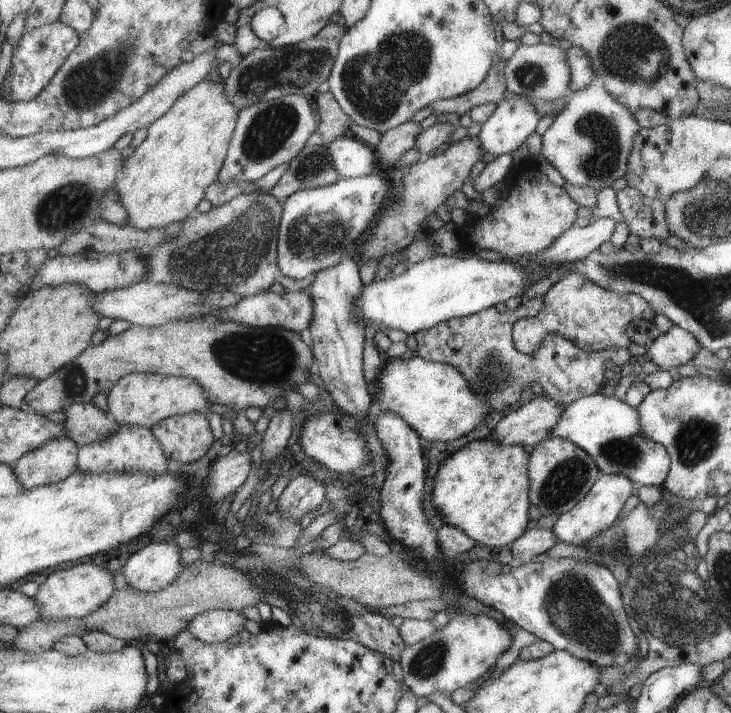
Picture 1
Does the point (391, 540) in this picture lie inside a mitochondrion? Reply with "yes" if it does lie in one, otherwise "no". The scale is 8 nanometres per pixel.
no

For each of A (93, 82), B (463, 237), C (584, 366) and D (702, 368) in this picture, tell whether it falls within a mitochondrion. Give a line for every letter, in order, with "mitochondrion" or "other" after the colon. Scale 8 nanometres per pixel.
A: mitochondrion
B: other
C: other
D: other

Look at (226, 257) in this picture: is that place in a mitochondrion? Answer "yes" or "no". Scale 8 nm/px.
yes

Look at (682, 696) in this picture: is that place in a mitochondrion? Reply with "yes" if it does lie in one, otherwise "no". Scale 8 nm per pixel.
no

